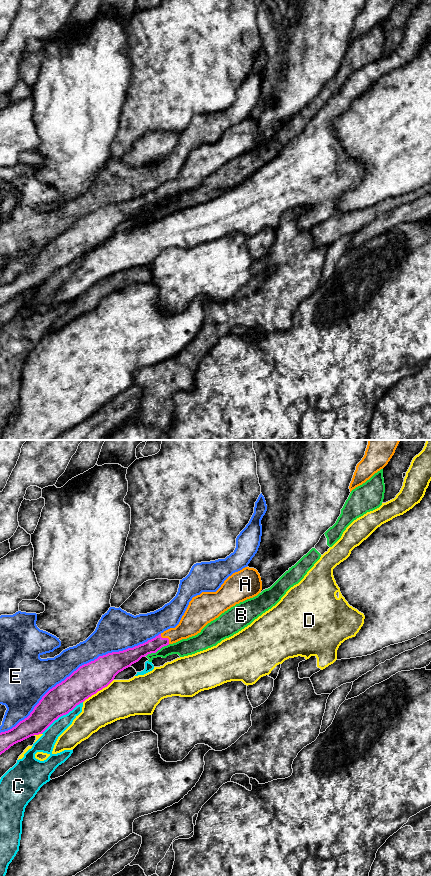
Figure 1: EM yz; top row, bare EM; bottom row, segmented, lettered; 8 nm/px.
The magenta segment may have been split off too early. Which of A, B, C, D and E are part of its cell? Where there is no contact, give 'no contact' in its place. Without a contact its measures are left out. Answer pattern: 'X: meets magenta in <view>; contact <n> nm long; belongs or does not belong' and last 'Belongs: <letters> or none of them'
A: meets magenta in yz; contact 110 nm long; belongs
B: meets magenta in yz; contact 220 nm long; does not belong
C: meets magenta in yz; contact 420 nm long; does not belong
D: meets magenta in yz; contact 320 nm long; does not belong
E: meets magenta in yz; contact 1500 nm long; does not belong
Belongs: A

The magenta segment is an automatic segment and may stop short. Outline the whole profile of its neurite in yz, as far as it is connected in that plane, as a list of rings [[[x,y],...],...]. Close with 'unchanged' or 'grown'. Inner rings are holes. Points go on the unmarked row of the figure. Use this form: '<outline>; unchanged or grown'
[[[245,119],[229,128],[216,144],[202,144],[193,149],[175,180],[170,180],[143,196],[99,208],[80,218],[64,233],[50,241],[27,270],[12,281],[0,285],[0,307],[14,296],[42,286],[55,272],[107,239],[119,224],[142,209],[197,187],[222,165],[257,148],[261,142],[262,133],[258,123]]]; grown

